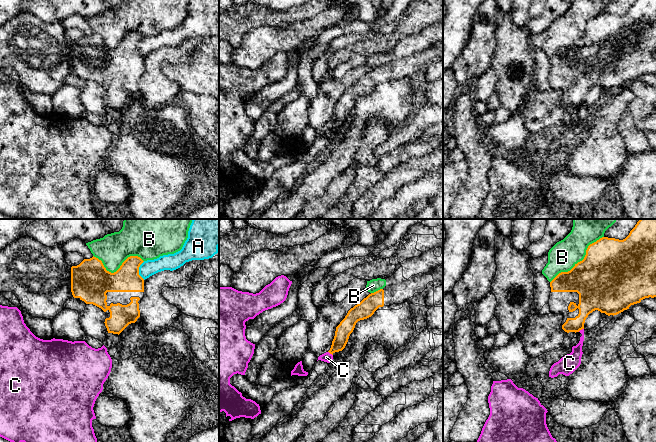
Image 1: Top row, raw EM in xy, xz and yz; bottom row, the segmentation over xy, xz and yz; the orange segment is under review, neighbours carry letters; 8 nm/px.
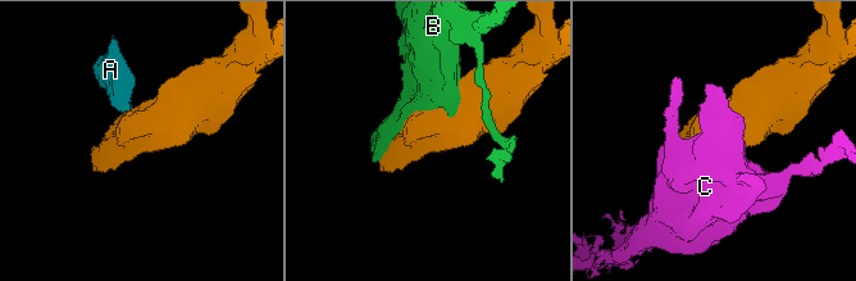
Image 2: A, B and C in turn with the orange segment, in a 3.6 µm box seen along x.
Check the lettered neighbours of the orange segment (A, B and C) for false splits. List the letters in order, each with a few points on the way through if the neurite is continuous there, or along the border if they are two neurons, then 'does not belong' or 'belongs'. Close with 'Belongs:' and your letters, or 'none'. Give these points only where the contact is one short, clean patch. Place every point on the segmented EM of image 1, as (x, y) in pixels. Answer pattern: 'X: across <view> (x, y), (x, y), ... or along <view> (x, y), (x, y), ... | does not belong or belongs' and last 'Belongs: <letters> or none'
A: along xy (144, 261), (139, 267), (139, 275), (143, 279) | does not belong
B: does not belong
C: along yz (583, 328), (578, 331) | does not belong
Belongs: none

